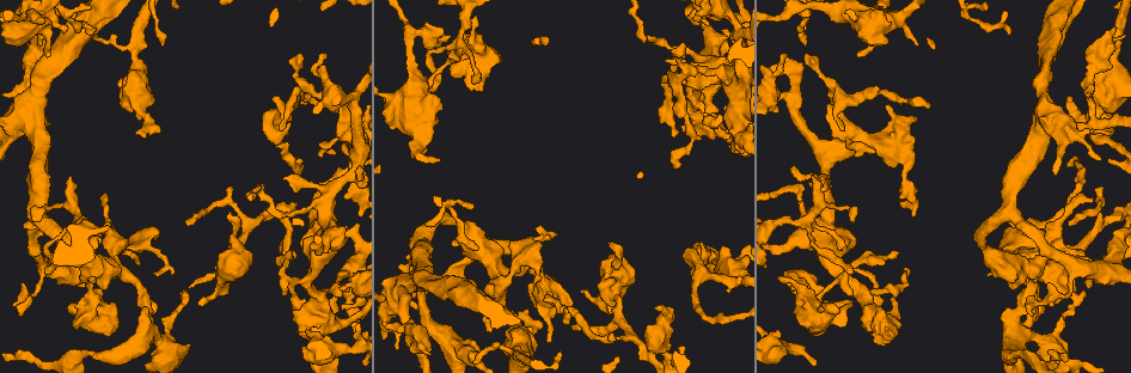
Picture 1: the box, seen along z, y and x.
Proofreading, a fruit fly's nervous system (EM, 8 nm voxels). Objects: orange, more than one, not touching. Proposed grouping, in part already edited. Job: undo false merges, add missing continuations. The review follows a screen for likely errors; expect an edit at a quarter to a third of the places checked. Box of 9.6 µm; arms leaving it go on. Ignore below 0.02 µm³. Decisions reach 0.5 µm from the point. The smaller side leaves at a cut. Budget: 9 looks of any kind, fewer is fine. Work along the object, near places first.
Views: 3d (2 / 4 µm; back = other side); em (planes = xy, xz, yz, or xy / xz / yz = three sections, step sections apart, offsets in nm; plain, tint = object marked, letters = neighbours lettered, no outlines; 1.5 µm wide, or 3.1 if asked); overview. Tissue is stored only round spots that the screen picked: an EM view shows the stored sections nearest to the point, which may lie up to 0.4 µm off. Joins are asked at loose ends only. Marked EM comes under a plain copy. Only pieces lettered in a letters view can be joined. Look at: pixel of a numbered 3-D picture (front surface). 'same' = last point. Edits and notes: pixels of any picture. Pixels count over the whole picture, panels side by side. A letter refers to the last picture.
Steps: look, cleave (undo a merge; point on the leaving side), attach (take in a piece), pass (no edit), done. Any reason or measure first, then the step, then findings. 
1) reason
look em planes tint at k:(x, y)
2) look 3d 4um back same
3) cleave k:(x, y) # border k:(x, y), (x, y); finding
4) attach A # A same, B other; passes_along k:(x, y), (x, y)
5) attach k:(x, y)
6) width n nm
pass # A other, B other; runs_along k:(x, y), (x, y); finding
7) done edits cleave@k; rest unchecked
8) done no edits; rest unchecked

free end
look 3d 4um at 1:(928, 105)

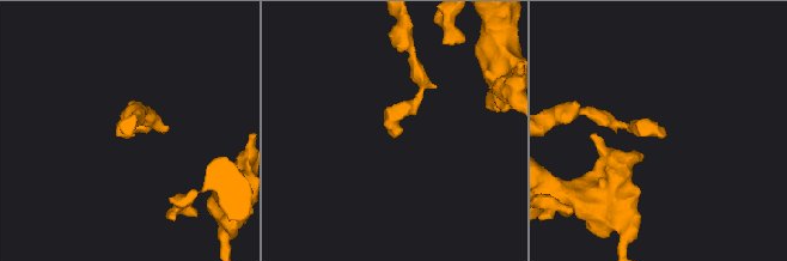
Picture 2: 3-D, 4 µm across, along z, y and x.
look em yz step 8 letters at 2:(664, 136)

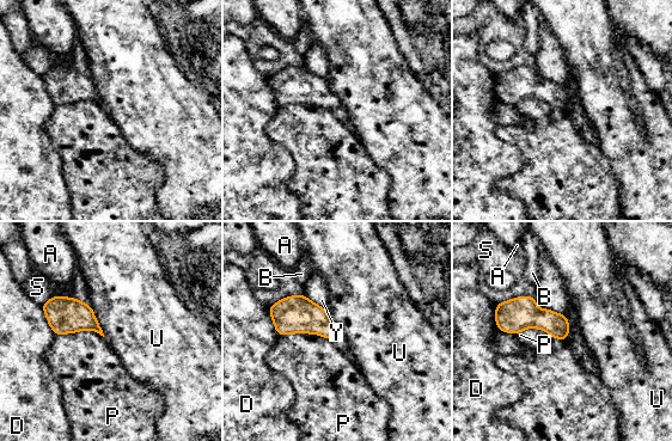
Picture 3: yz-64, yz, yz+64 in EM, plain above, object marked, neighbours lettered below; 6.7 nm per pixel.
another direction
look em planes letters same

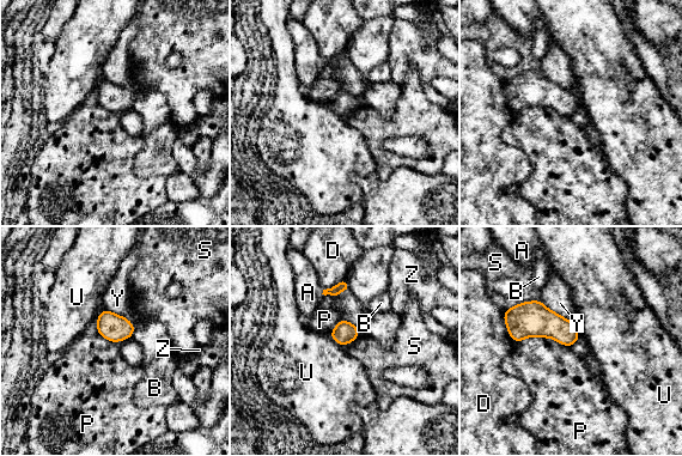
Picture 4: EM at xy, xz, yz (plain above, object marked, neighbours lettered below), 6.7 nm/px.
width 150 nm
pass # A other, B other, D other, P other, S other, U other, Y other, Z other; no lettered piece goes on from it

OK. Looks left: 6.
thick turns thin
look em yz step 4 tint at 1:(906, 177)

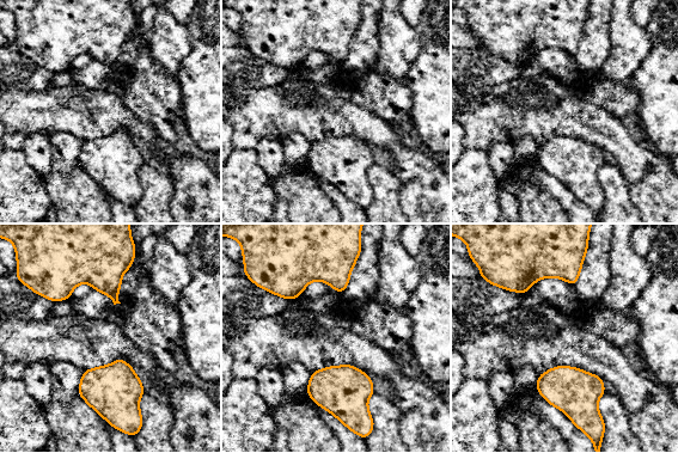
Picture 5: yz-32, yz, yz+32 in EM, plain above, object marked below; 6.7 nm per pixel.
another direction
look em planes letters same

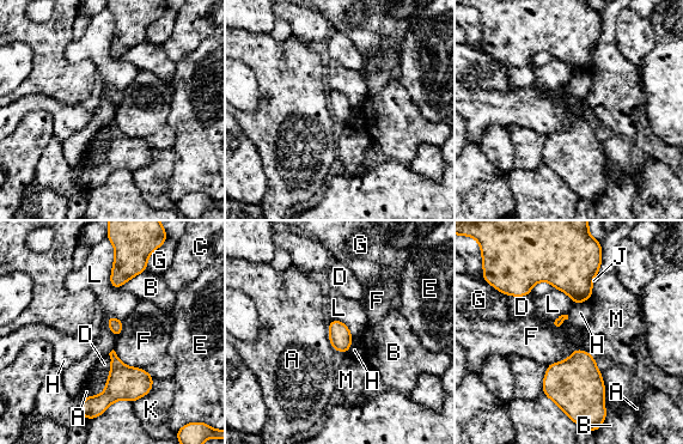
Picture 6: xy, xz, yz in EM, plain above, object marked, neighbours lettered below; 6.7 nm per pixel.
width 70 nm
pass # A other, B other, C other, D other, E other, F other, G other, H other, J other, K other, L other, M other; border 6:(353, 339), (346, 354); all the same neuron

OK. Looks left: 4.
free end
look em planes letters at 1:(294, 56)

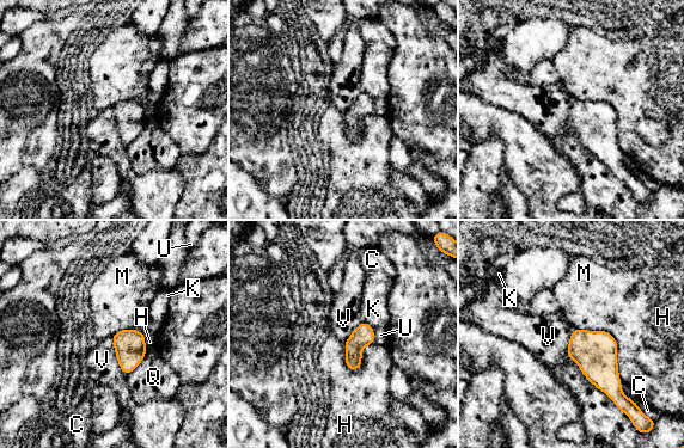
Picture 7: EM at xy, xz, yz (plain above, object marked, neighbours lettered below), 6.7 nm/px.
width 120 nm
pass # C other, H other, K other, M other, Q other, U other, V other; border 7:(572, 329), (568, 356), (623, 411); none of them fits

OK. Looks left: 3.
branch stops here
look 3d 2um at 1:(611, 243)

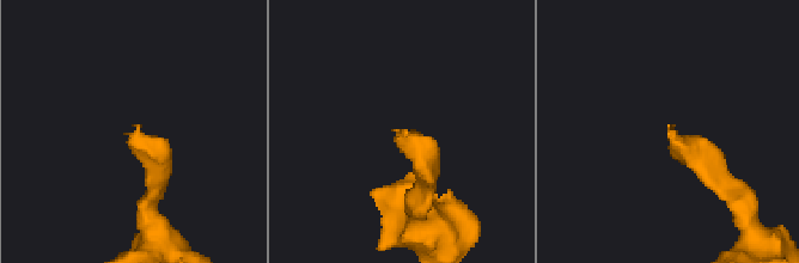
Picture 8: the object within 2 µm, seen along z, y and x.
look em planes letters at 8:(139, 128)

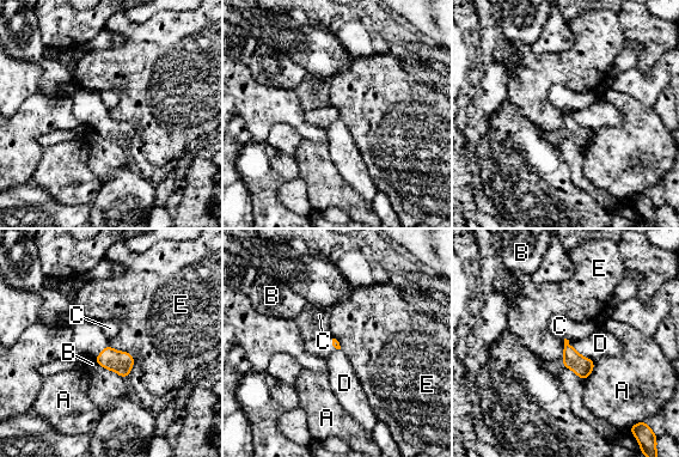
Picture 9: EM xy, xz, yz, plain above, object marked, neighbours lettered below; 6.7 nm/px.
longest_contact E 260 nm
pass # A other, B other, C other, D other, E other; border 9:(109, 345), (133, 355), (127, 378); none of them fits

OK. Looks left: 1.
done no edits; rest unchecked

